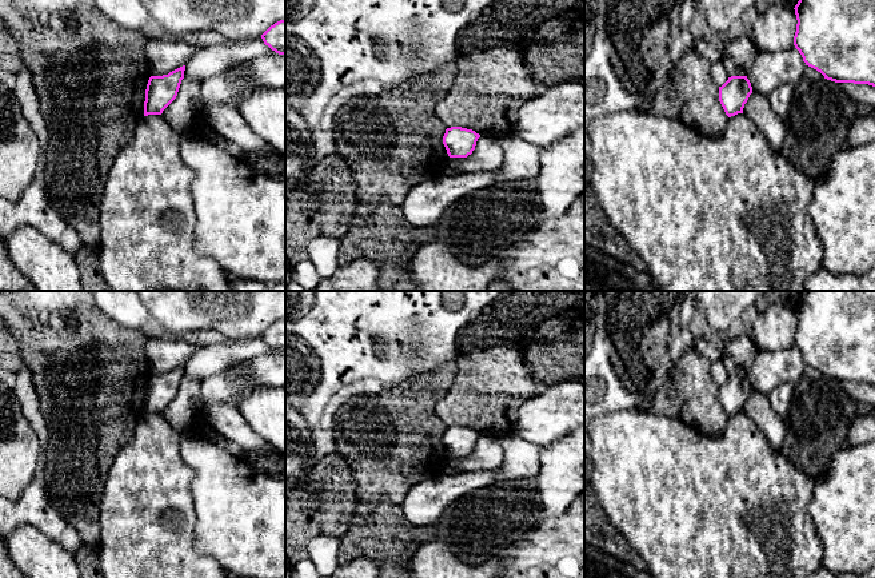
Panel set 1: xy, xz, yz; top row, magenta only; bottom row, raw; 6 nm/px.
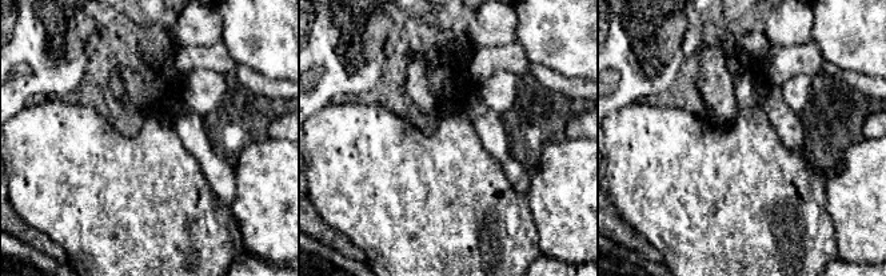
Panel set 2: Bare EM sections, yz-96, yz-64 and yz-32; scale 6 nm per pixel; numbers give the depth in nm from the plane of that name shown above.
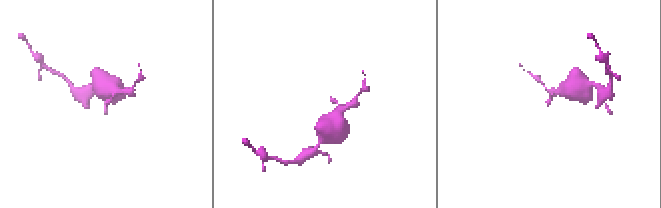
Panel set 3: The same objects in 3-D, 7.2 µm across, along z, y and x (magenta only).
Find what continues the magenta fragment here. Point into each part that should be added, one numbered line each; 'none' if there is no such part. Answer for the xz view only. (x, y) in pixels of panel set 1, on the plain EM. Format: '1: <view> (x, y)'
none

